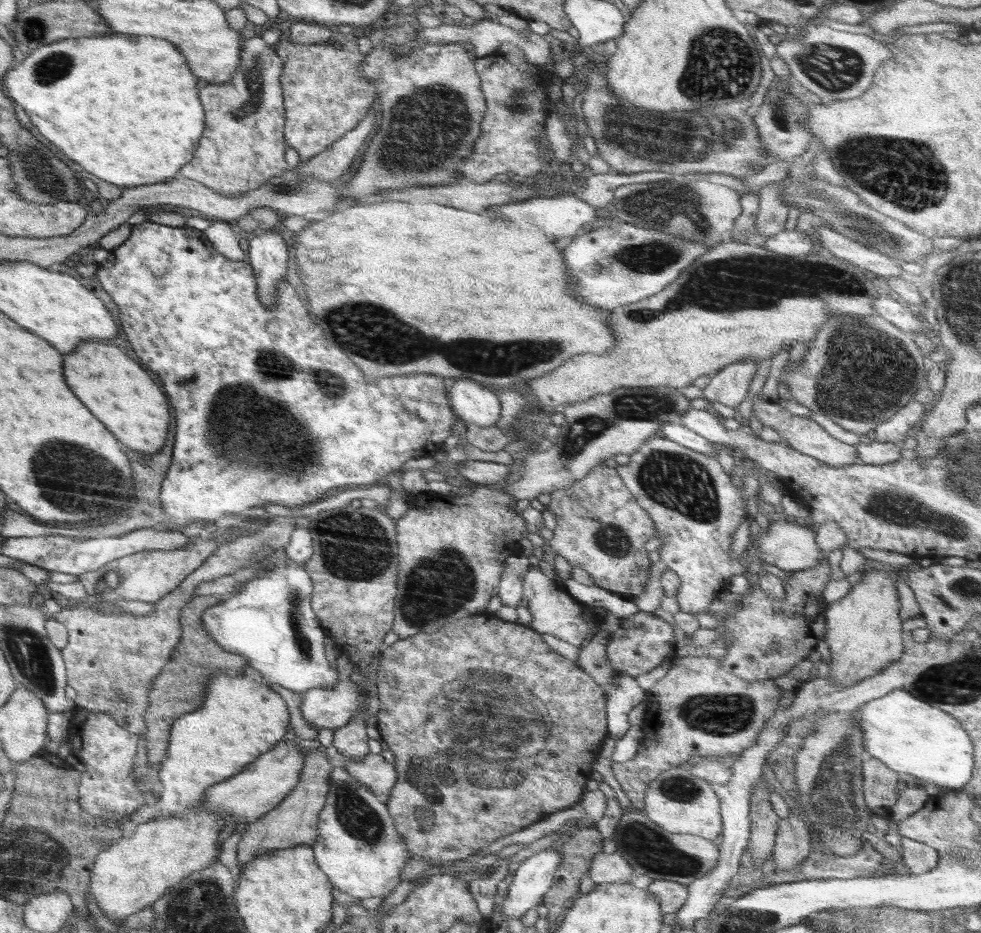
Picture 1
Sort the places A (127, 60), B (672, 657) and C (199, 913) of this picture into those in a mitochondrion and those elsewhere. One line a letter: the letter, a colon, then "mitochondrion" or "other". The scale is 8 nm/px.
A: other
B: other
C: mitochondrion

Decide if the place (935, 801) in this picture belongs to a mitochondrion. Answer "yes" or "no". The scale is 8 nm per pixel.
no

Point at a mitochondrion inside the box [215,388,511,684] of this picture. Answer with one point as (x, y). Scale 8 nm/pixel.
(440, 585)

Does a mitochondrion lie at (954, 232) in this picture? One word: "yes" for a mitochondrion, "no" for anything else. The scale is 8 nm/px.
no

